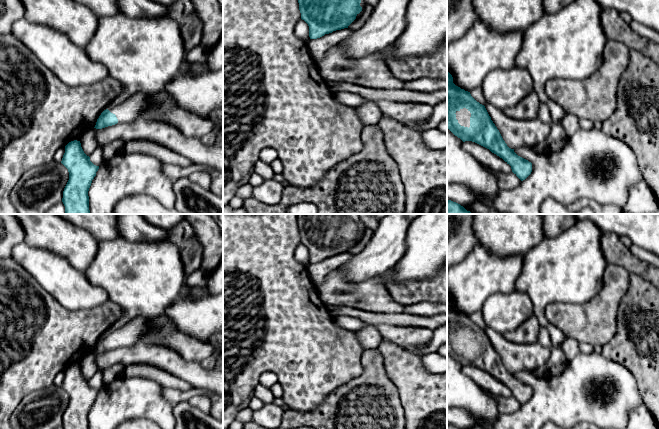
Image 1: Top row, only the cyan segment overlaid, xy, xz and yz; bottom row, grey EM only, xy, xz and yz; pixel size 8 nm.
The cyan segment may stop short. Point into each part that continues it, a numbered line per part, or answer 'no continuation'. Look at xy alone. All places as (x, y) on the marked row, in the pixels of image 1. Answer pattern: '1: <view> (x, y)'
1: xy (131, 109)

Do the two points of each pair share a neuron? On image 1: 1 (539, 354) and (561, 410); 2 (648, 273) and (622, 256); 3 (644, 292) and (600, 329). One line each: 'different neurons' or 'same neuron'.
1: different neurons
2: same neuron
3: different neurons

